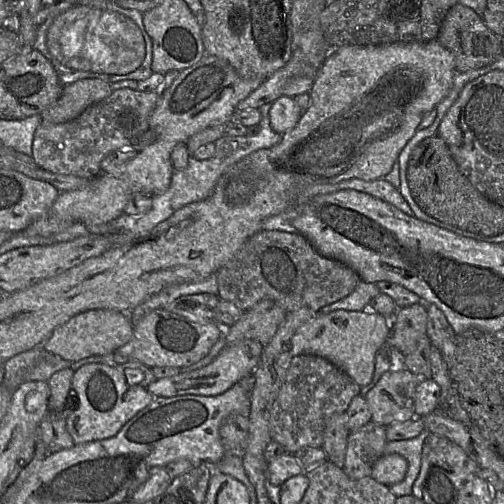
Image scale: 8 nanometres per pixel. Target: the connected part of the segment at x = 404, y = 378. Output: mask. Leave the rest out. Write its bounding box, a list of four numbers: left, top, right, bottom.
[365,369,422,427]

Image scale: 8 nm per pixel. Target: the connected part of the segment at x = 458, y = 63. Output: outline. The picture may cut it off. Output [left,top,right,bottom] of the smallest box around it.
[437,3,503,73]

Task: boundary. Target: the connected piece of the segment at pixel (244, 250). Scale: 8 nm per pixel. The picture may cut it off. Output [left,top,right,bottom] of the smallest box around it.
[217,229,360,312]

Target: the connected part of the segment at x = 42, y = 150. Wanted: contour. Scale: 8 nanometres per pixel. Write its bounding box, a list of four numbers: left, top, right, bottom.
[31,88,158,178]

